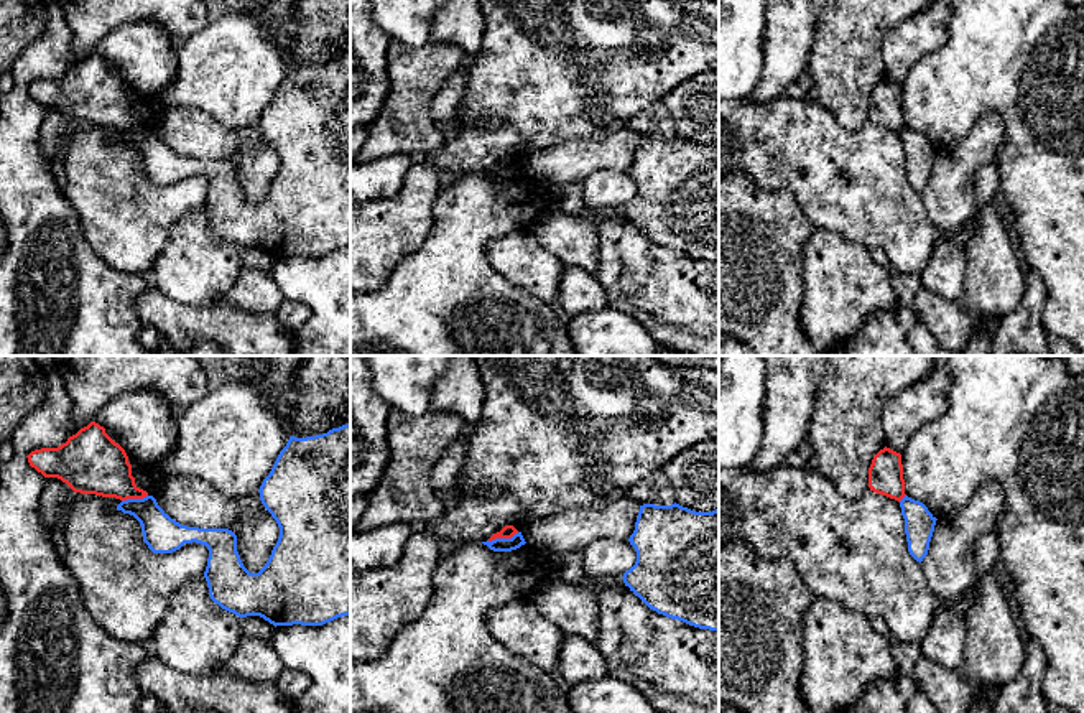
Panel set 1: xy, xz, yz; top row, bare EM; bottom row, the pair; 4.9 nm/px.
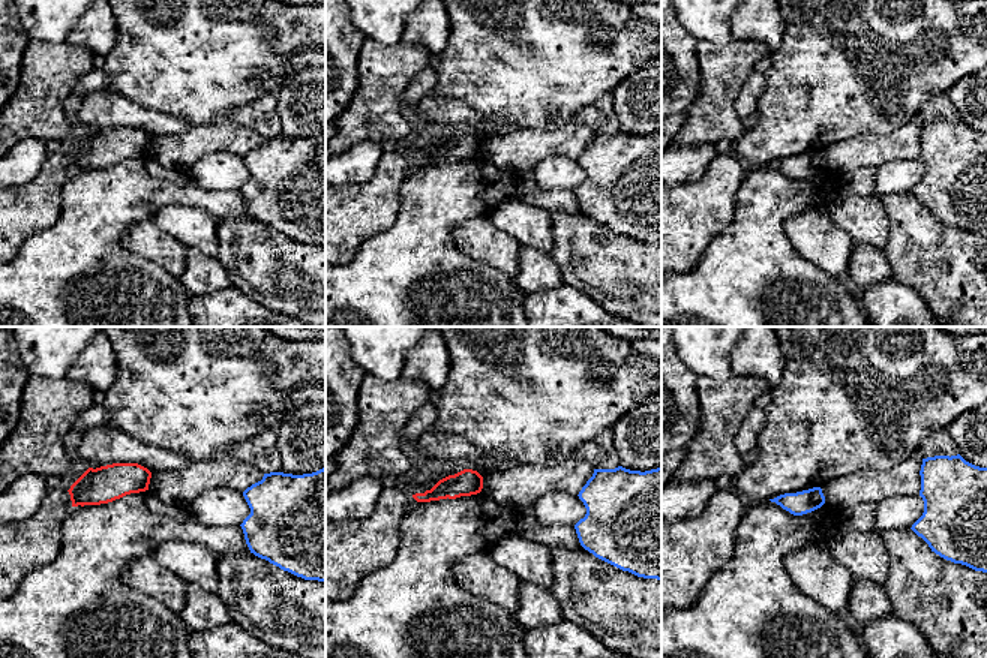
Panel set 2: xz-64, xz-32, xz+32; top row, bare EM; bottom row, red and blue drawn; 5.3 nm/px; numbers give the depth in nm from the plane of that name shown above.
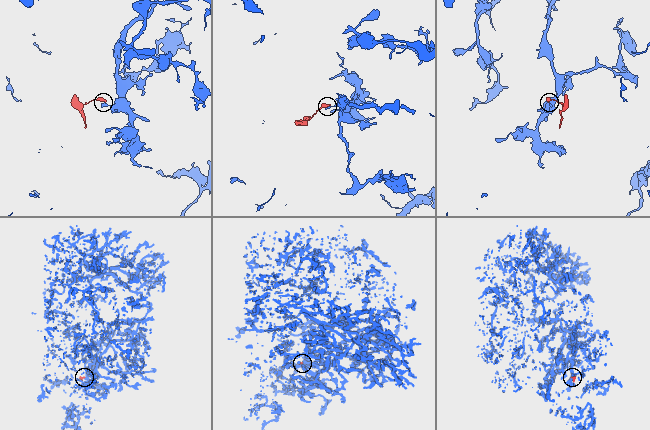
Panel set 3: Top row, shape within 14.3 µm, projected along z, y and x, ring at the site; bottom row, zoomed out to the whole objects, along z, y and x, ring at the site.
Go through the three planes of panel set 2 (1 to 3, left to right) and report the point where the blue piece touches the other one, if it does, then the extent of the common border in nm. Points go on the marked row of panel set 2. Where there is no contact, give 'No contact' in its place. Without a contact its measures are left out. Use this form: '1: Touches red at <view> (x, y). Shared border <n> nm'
1: No contact
2: No contact
3: No contact

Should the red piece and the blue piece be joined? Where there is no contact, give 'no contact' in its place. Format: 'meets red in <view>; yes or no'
meets red in xz; no

